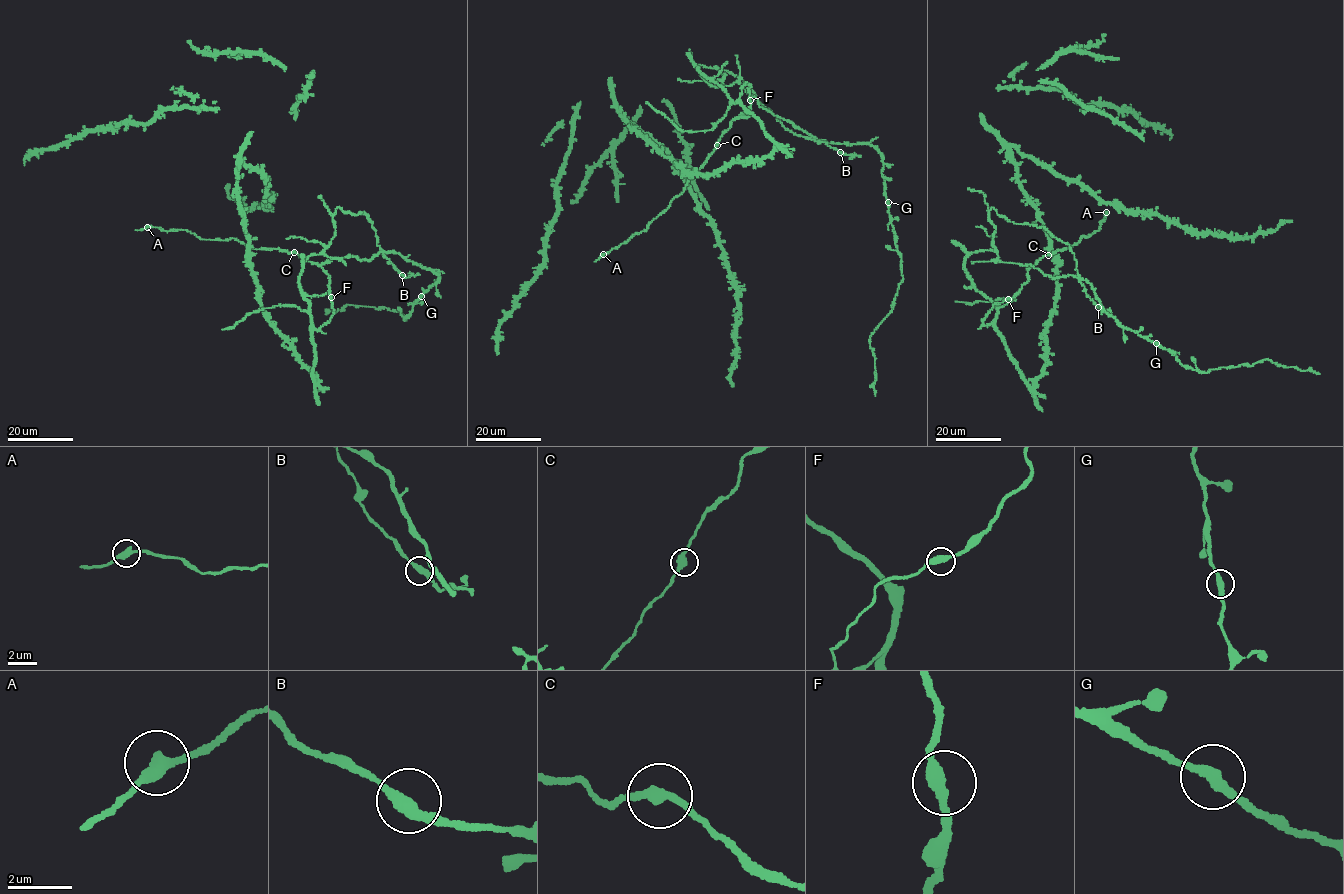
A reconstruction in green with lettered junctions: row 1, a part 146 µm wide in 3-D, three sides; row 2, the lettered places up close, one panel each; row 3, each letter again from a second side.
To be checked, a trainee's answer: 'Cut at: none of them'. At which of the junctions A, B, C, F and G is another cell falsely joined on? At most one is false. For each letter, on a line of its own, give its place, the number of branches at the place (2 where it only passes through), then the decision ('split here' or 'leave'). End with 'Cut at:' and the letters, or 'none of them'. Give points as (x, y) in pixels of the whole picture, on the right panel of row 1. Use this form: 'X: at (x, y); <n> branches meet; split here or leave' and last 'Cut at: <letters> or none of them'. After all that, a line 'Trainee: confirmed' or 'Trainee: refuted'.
A: at (1106, 212); 2 branches meet; leave
B: at (1098, 307); 2 branches meet; leave
C: at (1048, 255); 2 branches meet; leave
F: at (1008, 299); 2 branches meet; leave
G: at (1156, 343); 2 branches meet; leave
Cut at: none of them
Trainee: confirmed

